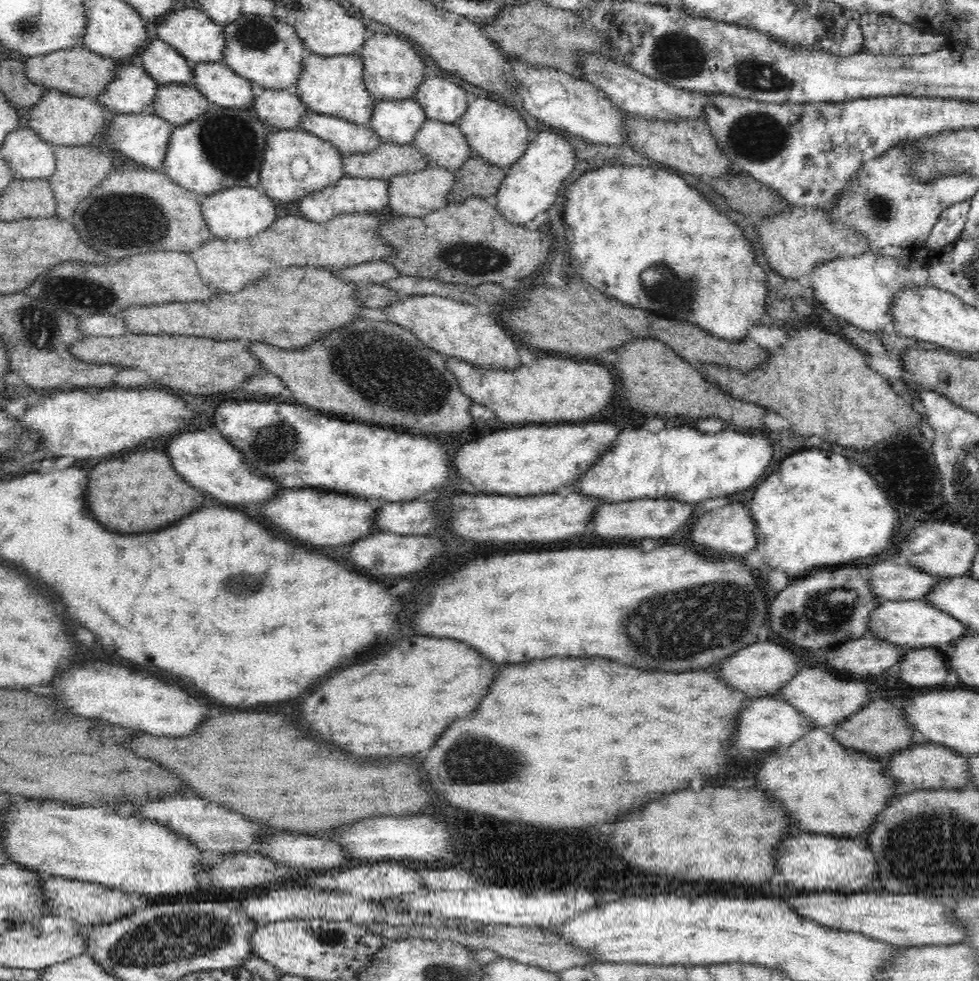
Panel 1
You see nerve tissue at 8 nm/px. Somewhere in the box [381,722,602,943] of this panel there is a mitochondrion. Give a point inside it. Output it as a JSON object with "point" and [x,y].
{"point":[471,760]}

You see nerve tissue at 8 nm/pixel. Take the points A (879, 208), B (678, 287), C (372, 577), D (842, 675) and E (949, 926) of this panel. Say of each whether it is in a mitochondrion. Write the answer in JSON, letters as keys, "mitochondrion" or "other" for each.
{"A":"mitochondrion","B":"mitochondrion","C":"other","D":"other","E":"other"}

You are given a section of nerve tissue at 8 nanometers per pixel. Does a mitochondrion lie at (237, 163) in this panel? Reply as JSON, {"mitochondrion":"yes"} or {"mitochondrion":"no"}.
{"mitochondrion":"yes"}

